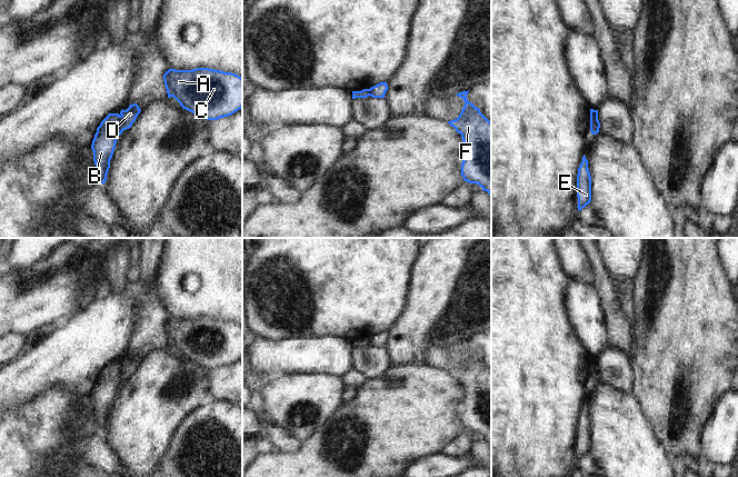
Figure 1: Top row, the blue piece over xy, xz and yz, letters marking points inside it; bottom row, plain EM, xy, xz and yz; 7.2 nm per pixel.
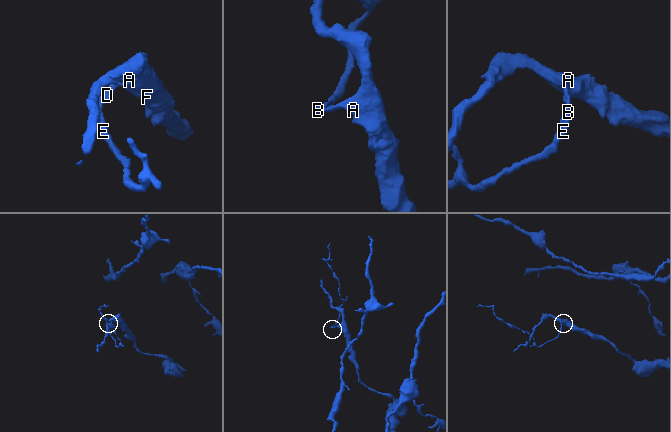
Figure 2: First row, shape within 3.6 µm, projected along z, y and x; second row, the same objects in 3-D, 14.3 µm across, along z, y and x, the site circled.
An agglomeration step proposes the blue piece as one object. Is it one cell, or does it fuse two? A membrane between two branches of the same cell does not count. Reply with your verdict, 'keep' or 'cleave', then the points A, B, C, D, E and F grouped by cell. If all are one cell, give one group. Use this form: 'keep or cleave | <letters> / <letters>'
cleave | A C D F / B E

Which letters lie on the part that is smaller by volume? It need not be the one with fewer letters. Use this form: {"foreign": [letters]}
{"foreign": ["B", "E"]}

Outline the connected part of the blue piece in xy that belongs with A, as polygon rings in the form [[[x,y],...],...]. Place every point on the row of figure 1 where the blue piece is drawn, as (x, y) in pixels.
[[[209,68],[169,69],[163,74],[163,81],[168,98],[173,97],[183,109],[207,120],[231,116],[242,108],[242,78],[236,73]]]

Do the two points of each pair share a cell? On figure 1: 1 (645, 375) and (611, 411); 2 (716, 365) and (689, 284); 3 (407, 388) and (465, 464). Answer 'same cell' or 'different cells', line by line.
1: different cells
2: same cell
3: different cells

